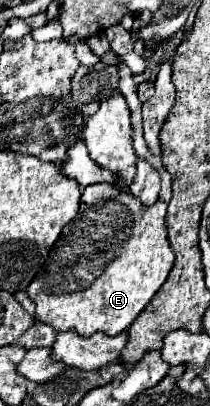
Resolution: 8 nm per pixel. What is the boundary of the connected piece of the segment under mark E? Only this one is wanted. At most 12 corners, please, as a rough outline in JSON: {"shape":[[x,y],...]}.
{"shape":[[124,63],[133,147],[159,172],[144,205],[110,183],[82,189],[26,289],[34,317],[118,335],[174,265],[172,181],[142,139]]}

